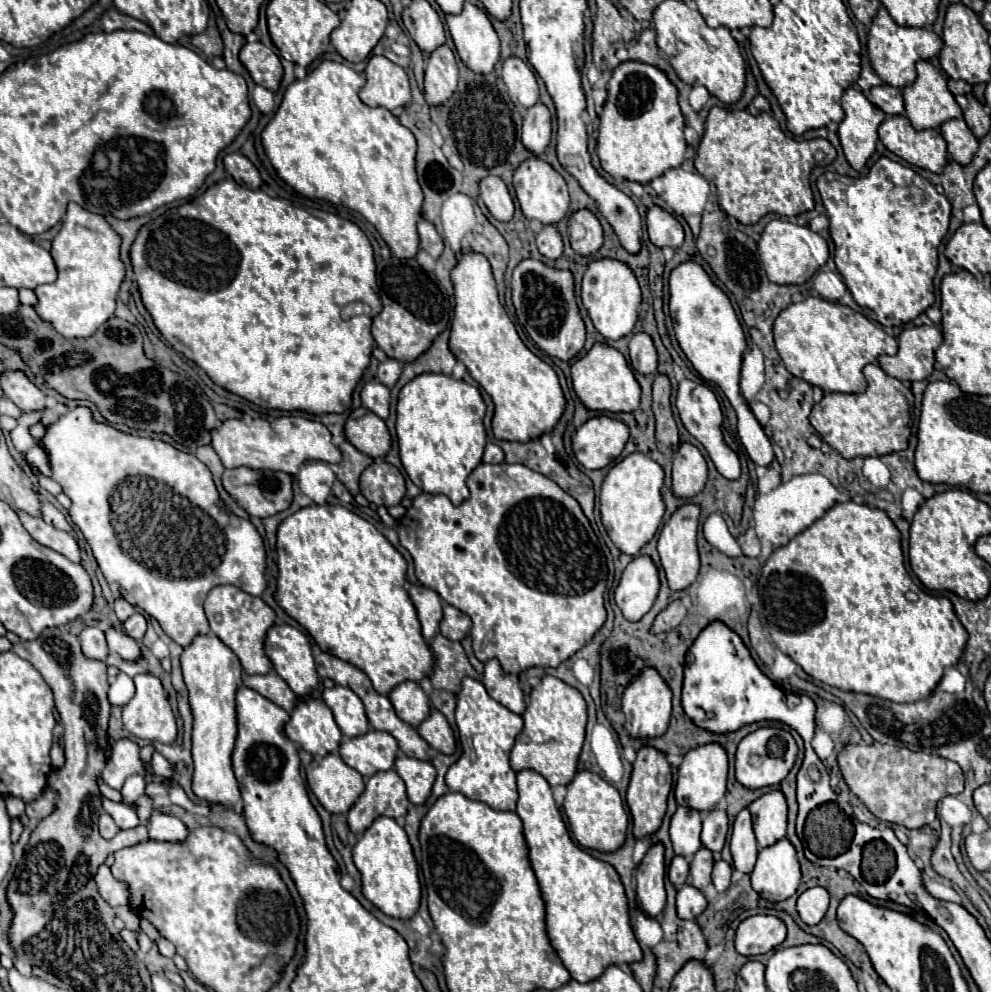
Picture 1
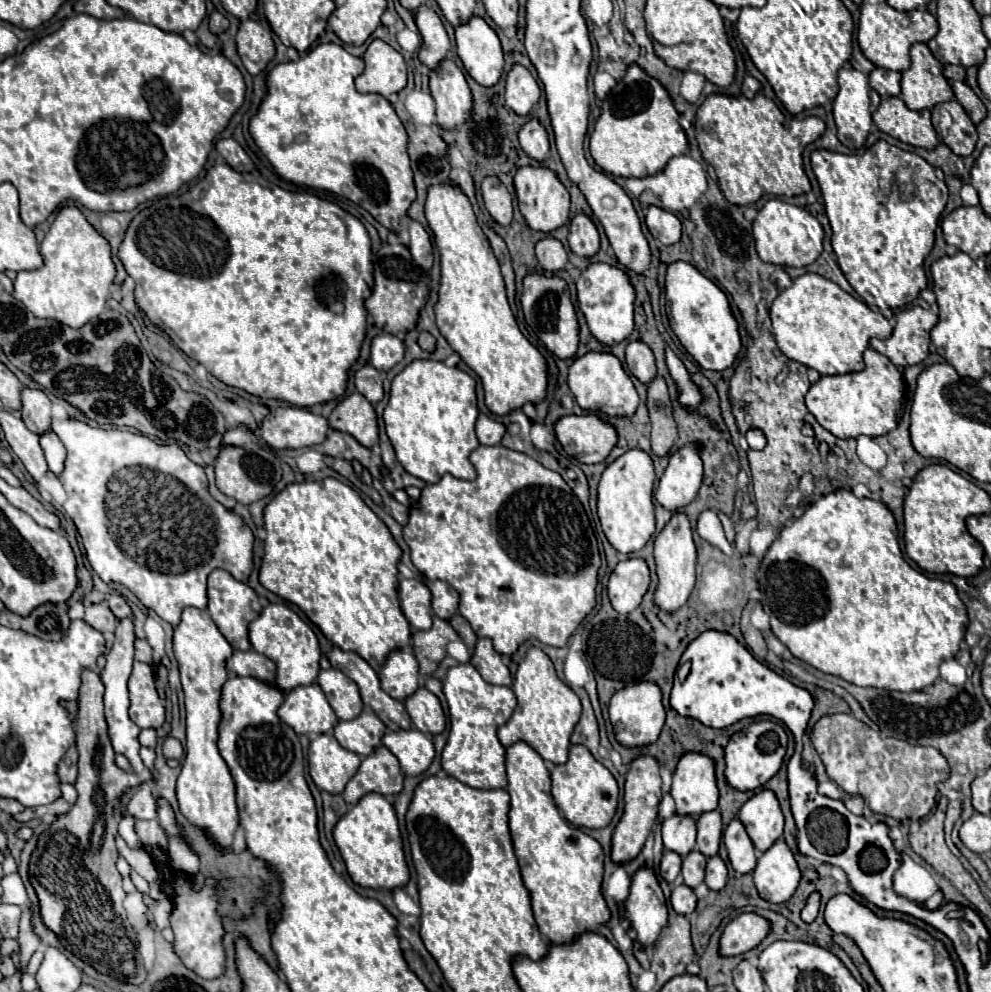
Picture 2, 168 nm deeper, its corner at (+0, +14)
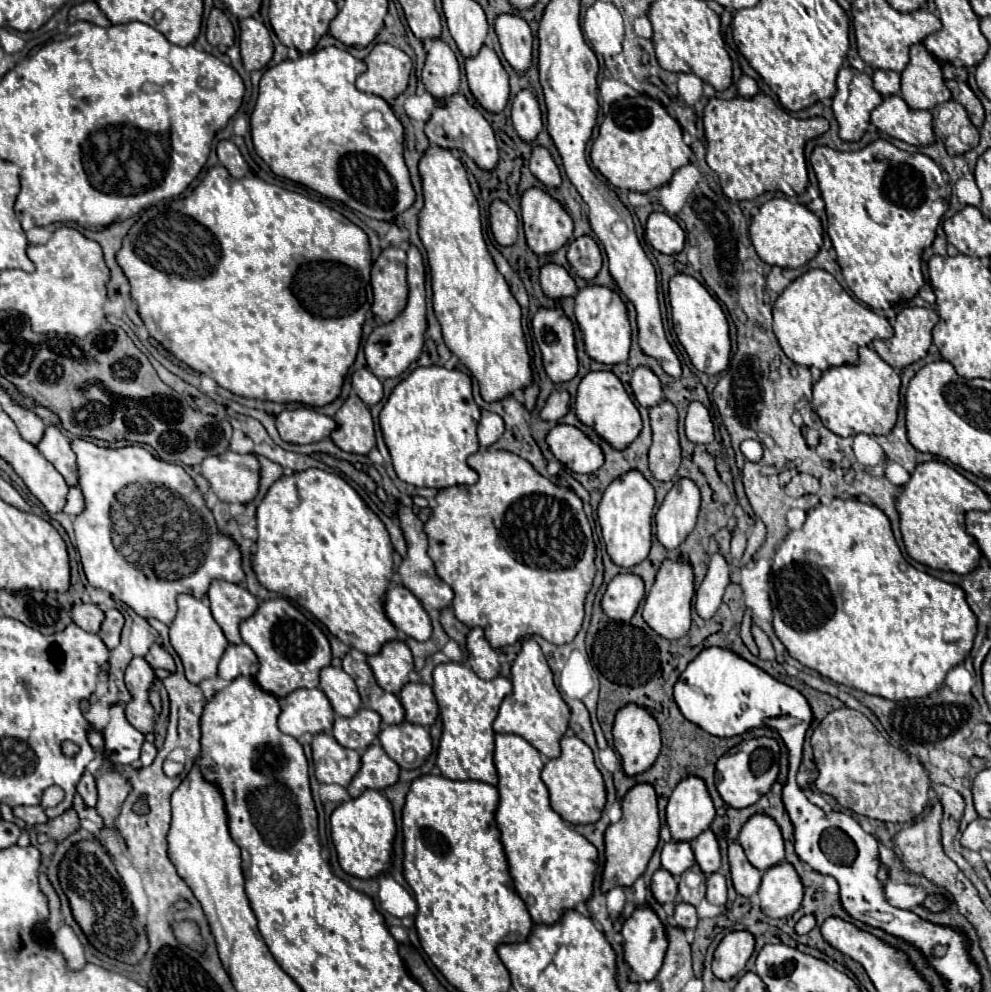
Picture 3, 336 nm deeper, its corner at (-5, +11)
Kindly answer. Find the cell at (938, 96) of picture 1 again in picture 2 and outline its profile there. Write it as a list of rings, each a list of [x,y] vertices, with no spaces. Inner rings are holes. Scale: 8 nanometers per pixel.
[[[924,43],[910,47],[910,67],[902,71],[902,101],[908,109],[932,109],[938,103],[952,101],[954,91],[942,75],[942,63],[934,59]]]

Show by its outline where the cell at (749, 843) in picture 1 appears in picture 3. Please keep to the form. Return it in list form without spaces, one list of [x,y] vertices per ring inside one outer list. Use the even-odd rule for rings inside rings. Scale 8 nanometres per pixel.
[[[731,840],[729,844],[729,864],[731,864],[731,880],[737,894],[753,896],[759,890],[761,872],[757,868],[751,868],[751,862],[747,860],[737,840]]]

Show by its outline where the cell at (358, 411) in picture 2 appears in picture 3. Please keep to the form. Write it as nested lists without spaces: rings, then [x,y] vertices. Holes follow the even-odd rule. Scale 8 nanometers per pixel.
[[[351,394],[347,402],[337,410],[333,420],[337,422],[337,430],[331,432],[331,438],[341,450],[369,454],[375,448],[373,418],[359,396]]]

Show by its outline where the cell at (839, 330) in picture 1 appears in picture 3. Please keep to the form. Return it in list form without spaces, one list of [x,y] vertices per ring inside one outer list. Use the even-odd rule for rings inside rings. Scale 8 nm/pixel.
[[[809,270],[807,274],[793,280],[775,300],[773,304],[773,332],[785,352],[785,356],[793,362],[799,362],[801,366],[815,366],[821,372],[843,366],[843,364],[857,364],[859,362],[859,348],[869,346],[873,340],[891,338],[893,328],[885,316],[877,316],[867,306],[853,300],[845,290],[841,290],[841,284],[825,270]]]

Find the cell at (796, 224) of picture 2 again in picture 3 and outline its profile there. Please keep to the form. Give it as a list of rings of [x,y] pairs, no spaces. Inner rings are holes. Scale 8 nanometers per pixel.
[[[773,198],[759,208],[759,214],[751,222],[751,242],[759,258],[767,264],[781,268],[799,268],[813,260],[823,244],[821,220],[803,204],[793,204],[785,198]]]

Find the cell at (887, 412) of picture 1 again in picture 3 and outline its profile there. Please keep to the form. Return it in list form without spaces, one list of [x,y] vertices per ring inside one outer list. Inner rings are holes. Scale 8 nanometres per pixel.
[[[859,348],[859,366],[837,366],[823,372],[821,380],[813,386],[813,398],[811,404],[821,418],[823,426],[835,432],[837,436],[857,436],[857,434],[871,434],[871,436],[885,436],[893,430],[897,422],[897,408],[899,408],[899,388],[901,378],[885,360],[879,358],[879,354],[871,348]]]

